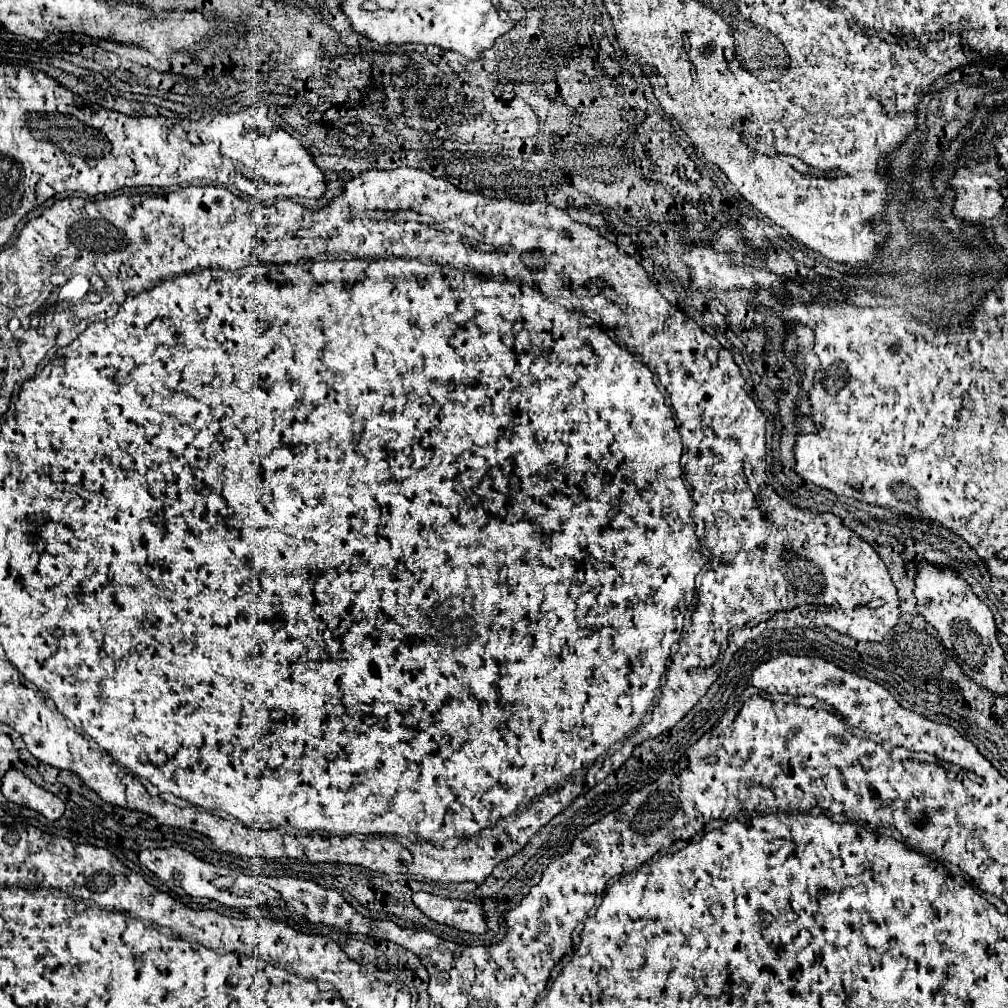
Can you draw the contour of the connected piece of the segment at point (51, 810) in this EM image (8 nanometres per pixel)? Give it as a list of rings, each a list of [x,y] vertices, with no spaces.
[[[7,770],[5,772],[1,792],[3,792],[3,796],[7,800],[11,800],[11,802],[15,802],[19,806],[27,806],[31,810],[37,810],[47,820],[59,820],[63,816],[63,812],[65,812],[63,800],[59,800],[51,792],[39,788],[37,784],[33,784],[19,770]]]

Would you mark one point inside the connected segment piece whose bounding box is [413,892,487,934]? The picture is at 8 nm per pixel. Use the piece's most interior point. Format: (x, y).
(465, 916)

